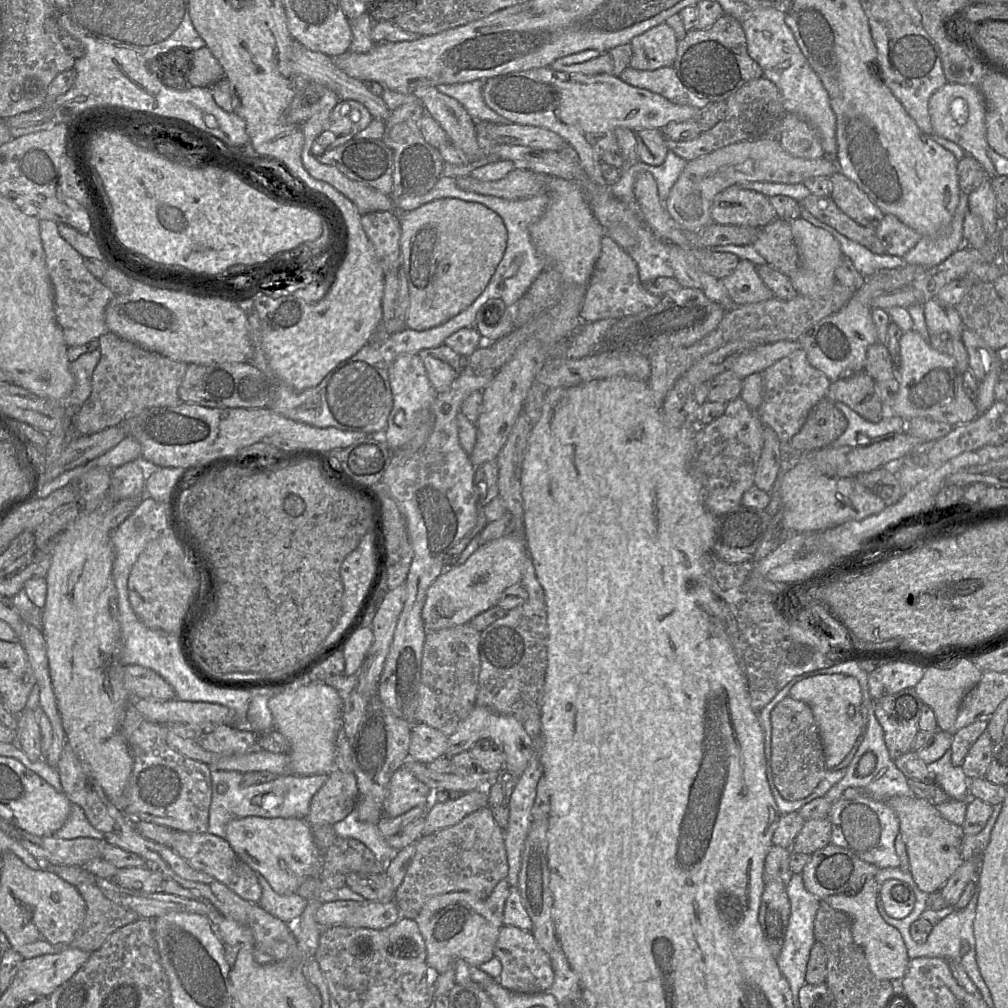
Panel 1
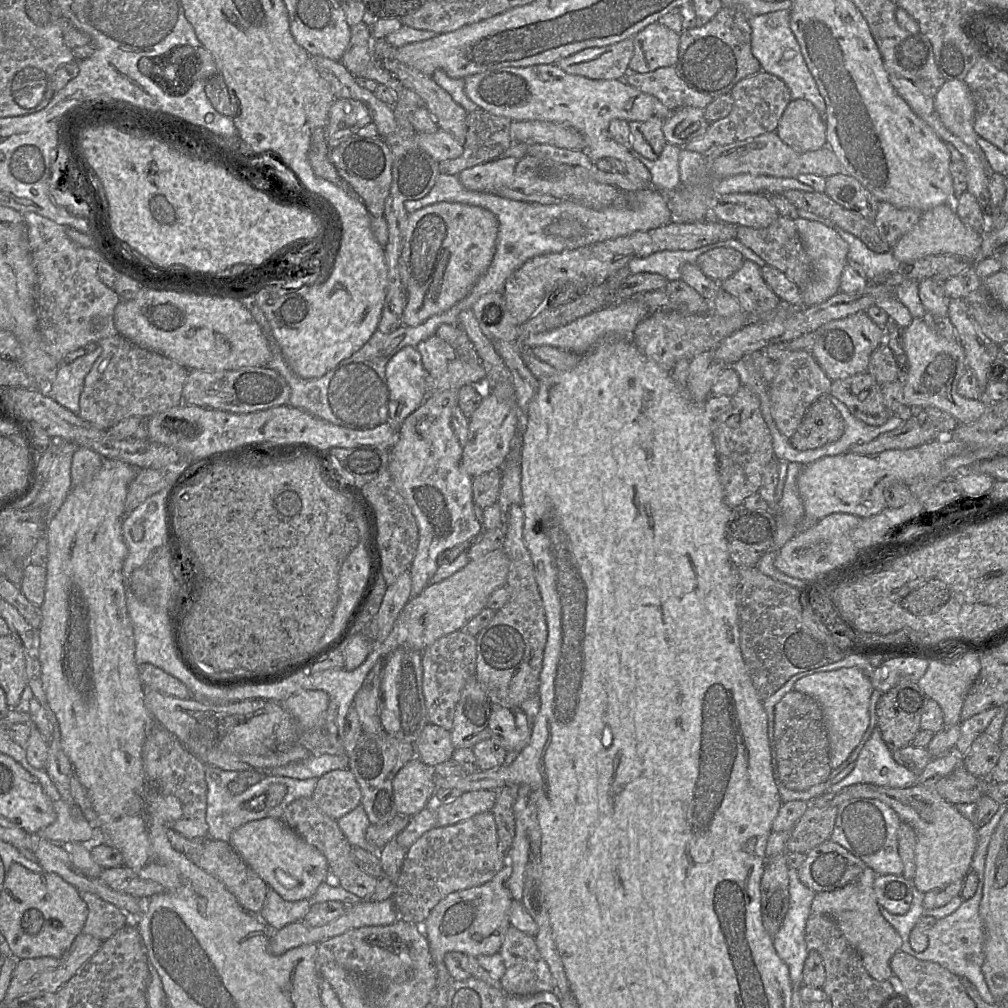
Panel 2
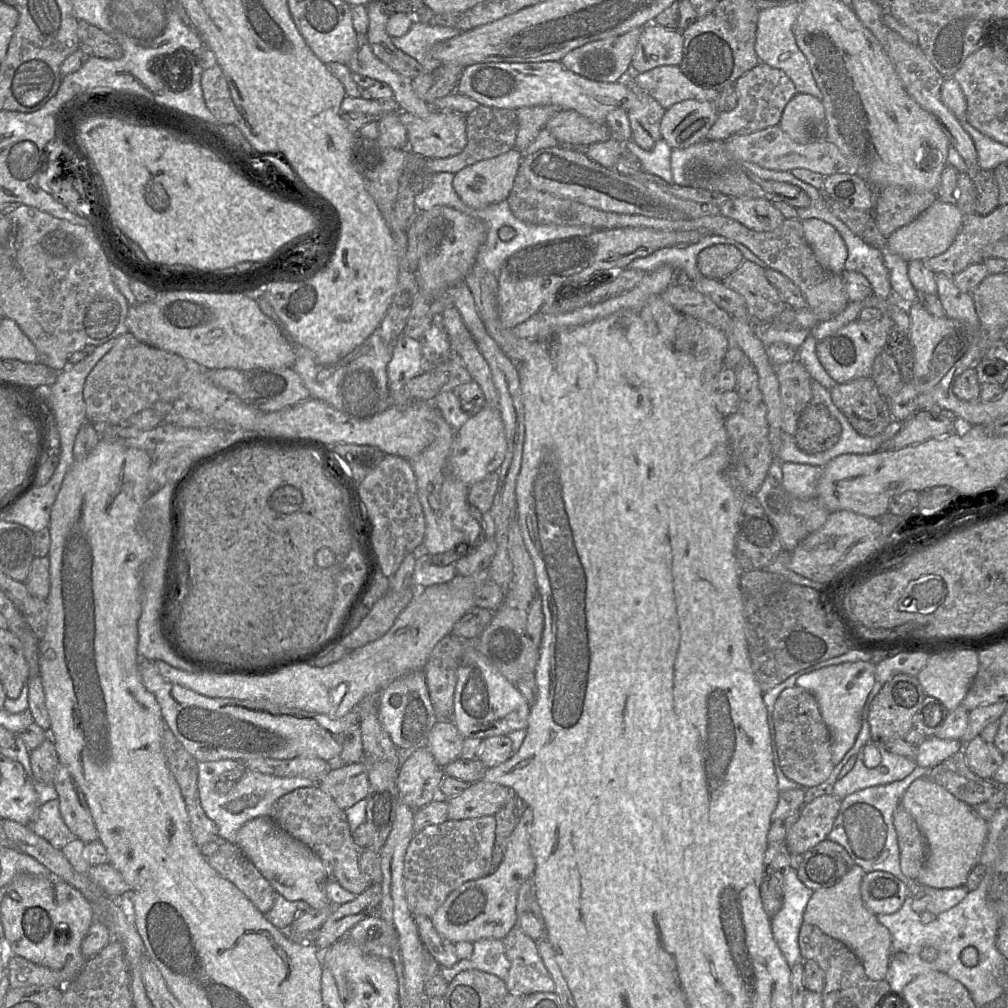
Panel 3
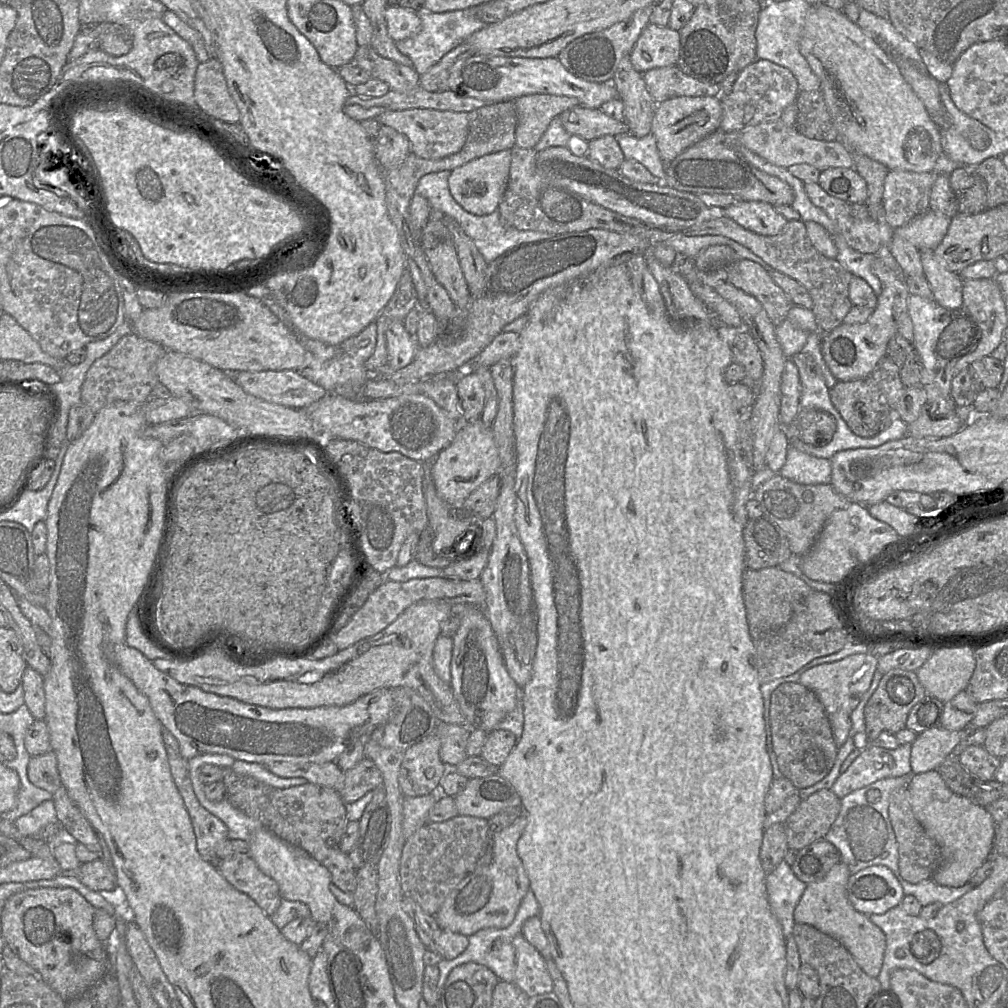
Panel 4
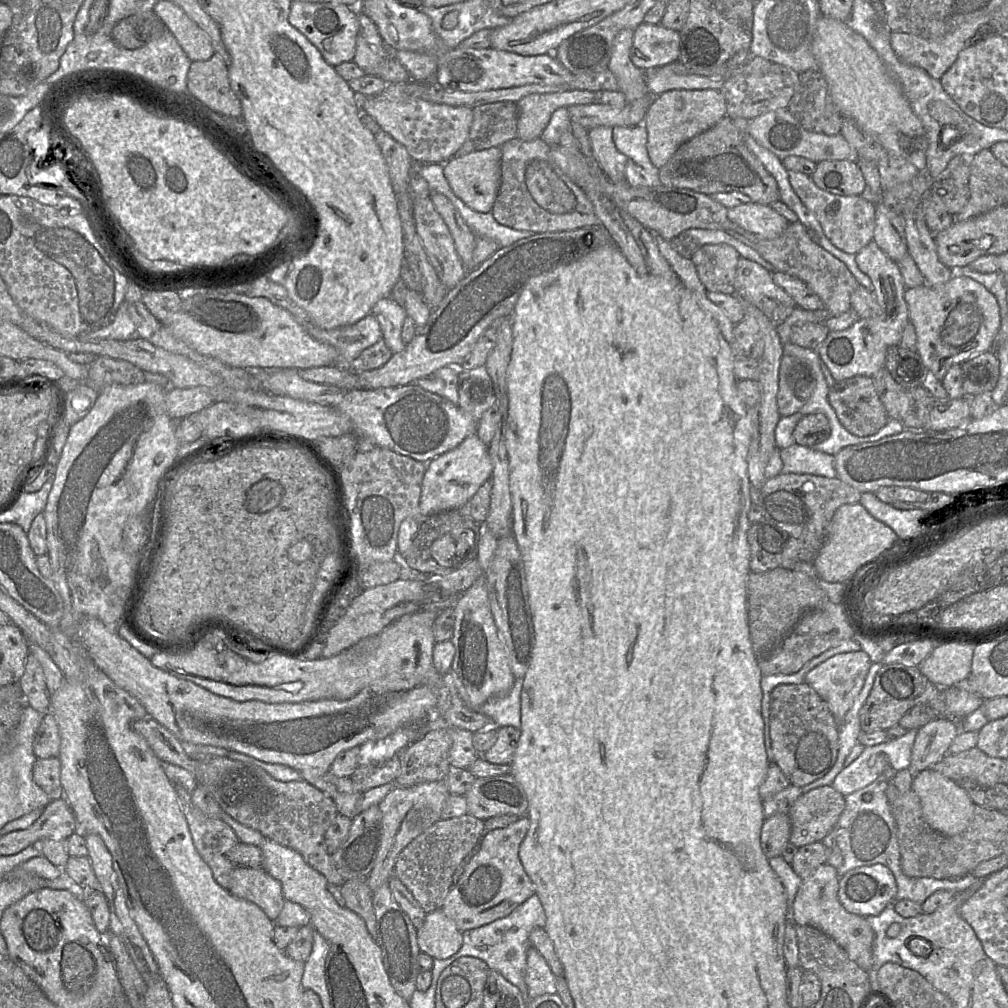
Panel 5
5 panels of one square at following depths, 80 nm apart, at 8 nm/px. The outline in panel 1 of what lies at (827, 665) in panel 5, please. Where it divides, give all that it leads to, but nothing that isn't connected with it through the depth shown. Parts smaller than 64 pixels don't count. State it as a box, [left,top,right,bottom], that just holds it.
[788,674,868,769]

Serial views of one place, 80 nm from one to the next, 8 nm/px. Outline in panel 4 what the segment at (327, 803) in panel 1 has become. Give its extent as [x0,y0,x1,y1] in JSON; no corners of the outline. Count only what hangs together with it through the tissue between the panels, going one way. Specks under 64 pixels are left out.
[339,758,383,804]

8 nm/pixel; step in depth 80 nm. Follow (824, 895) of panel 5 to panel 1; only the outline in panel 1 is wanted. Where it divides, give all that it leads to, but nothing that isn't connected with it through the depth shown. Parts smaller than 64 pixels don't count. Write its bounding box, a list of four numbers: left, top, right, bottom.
[822,878,909,980]

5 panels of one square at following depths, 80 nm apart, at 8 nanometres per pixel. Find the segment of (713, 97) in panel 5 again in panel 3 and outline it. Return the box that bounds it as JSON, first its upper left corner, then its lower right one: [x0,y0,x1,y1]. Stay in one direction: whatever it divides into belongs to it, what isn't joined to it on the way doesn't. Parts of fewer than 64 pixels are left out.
[660,102,718,149]

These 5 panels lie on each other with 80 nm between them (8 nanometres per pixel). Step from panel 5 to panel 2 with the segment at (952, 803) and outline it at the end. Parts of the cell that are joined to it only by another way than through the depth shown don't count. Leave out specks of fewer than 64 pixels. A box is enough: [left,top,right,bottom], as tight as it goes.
[808,783,978,893]

